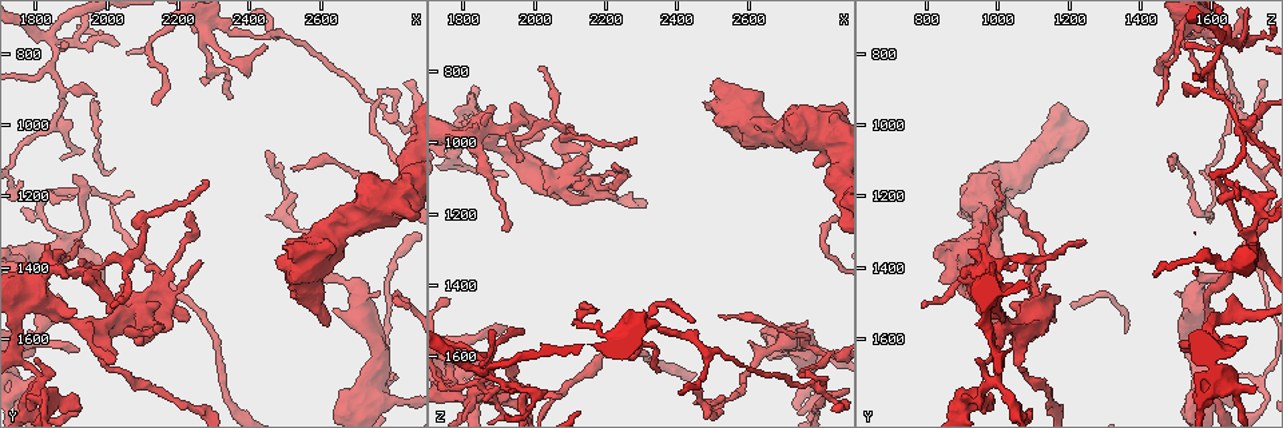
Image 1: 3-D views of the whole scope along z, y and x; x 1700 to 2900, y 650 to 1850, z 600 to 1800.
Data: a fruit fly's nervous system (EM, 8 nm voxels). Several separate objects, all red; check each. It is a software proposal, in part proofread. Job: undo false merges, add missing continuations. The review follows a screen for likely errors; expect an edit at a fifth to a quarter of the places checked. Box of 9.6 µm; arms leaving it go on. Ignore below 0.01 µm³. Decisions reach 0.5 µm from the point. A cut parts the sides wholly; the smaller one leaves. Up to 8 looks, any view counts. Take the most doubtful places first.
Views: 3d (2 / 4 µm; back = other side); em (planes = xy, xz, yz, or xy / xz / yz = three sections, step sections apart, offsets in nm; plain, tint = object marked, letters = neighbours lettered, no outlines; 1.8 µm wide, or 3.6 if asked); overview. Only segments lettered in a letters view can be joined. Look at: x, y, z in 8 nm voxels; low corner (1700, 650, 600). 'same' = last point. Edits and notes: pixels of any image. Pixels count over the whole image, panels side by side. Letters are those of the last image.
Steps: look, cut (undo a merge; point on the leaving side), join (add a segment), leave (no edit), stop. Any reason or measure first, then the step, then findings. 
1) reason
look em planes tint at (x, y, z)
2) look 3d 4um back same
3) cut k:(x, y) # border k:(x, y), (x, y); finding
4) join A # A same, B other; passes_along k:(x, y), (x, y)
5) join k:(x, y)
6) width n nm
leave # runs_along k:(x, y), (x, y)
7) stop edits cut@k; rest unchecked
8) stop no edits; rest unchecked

look 3d 4um at (1840, 750, 1640)

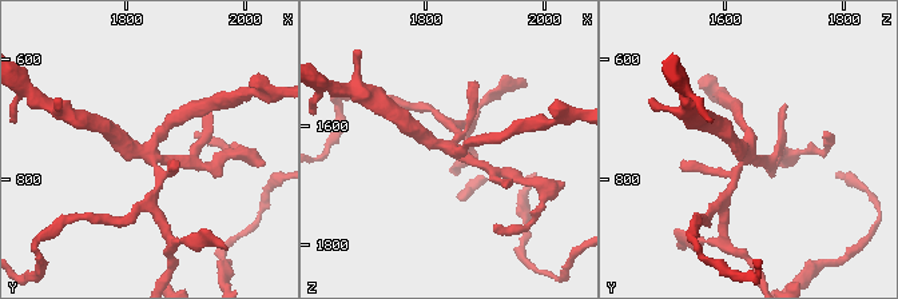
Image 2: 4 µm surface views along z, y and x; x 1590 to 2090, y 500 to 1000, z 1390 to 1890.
look em yz step 8 tint at (1840, 755, 1640)

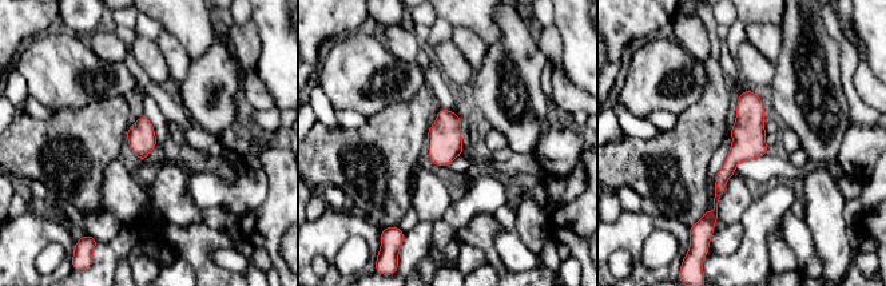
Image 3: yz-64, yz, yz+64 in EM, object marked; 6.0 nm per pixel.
look em yz step 8 letters same

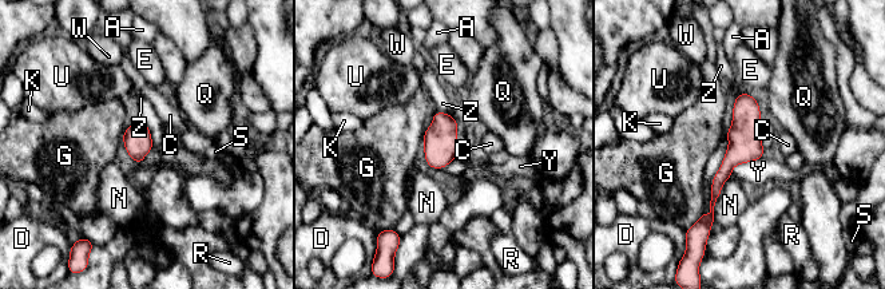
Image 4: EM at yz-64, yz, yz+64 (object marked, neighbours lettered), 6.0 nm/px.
width 170 nm
leave # A other, C other, D other, E other, G other, K other, N other, Q other, R other, S other, U other, W other, Y other, Z other; all the same neuron

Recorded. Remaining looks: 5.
free end
look 3d 4um at (2130, 1490, 1170)

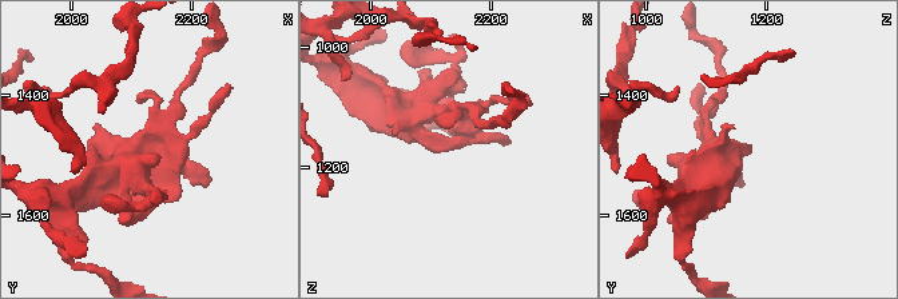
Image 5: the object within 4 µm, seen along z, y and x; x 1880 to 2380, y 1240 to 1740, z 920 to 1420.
look em xz step 8 tint at (2140, 1480, 1165)

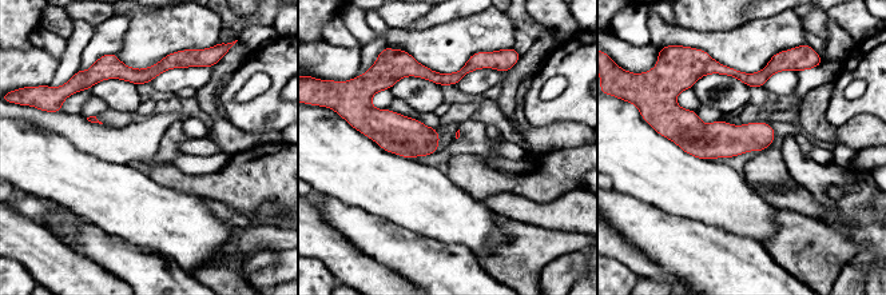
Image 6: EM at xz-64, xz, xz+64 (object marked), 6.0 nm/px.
see the neighbours
look em xz step 8 letters same

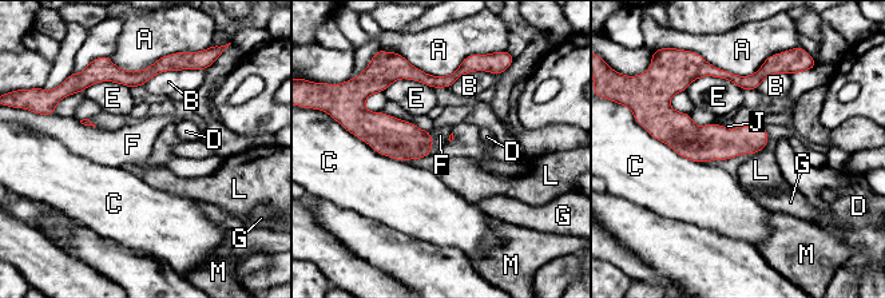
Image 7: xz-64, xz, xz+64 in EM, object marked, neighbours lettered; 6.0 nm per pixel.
width 180 nm
leave # A other, B other, C other, D other, E other, F other, G other, J other, L other, M other; border 7:(428, 131), (432, 138), (431, 154); none of them fits

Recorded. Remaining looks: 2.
free end
look 3d 4um at (1970, 920, 1530)

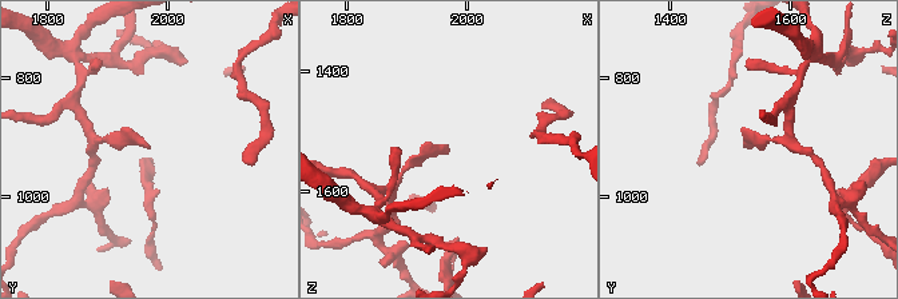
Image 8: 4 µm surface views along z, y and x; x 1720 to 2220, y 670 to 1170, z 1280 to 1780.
need the tissue
look em planes letters at (1965, 915, 1530)

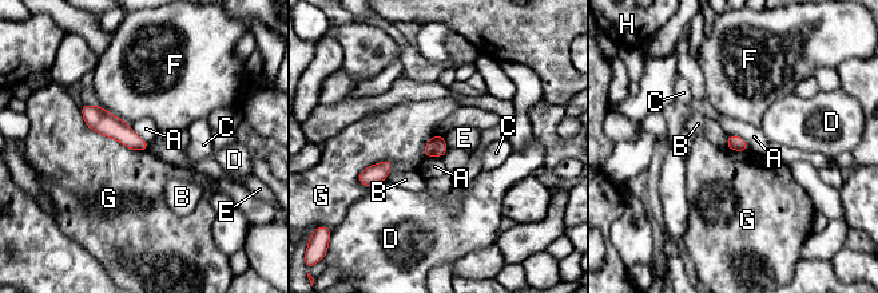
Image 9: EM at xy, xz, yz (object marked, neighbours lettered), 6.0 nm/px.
leave # A other, B other, C other, D other, E other, F other, G other, H other; border 9:(79, 107), (90, 129), (147, 150); no lettered segment goes on from it

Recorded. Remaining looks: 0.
stop no edits; rest unchecked

